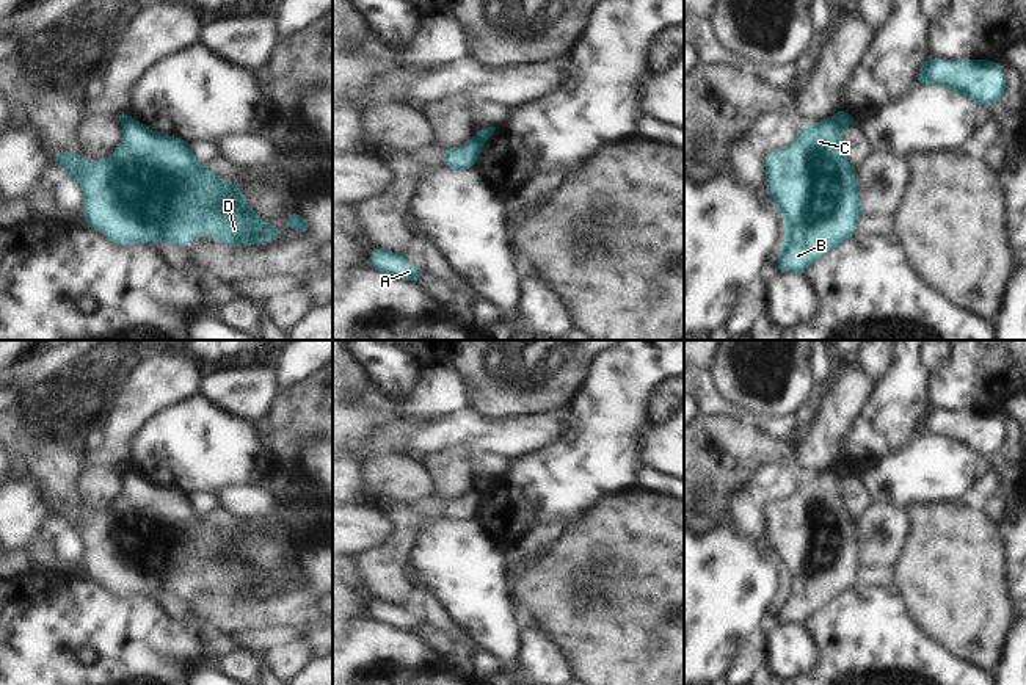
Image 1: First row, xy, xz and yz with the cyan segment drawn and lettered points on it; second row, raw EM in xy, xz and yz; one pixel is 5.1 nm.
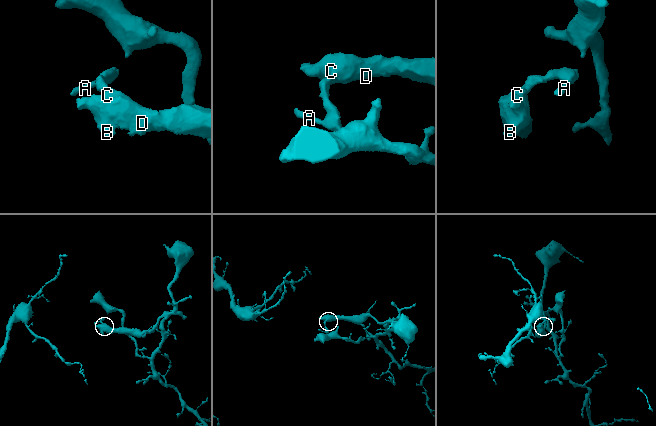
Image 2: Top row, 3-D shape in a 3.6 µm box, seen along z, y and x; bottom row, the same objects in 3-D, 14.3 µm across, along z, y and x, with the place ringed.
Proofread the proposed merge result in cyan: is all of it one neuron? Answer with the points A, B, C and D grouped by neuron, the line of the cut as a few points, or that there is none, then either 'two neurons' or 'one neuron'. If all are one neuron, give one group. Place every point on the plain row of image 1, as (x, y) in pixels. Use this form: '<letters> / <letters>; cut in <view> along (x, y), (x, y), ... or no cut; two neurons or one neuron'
A / B C D; cut in yz along (833, 469), (841, 485); two neurons

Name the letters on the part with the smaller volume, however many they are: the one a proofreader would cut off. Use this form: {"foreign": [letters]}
{"foreign": ["B", "C", "D"]}

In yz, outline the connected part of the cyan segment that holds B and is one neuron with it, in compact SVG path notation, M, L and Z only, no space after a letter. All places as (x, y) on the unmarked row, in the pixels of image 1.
M835 469L800 478L792 497L766 506L767 544L786 577L786 589L778 605L778 621L805 621L836 596L852 588L863 566L858 527L841 498L841 484Z

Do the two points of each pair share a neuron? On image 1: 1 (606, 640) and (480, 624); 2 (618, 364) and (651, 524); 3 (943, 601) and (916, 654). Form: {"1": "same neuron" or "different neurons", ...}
{"1": "different neurons", "2": "different neurons", "3": "different neurons"}

